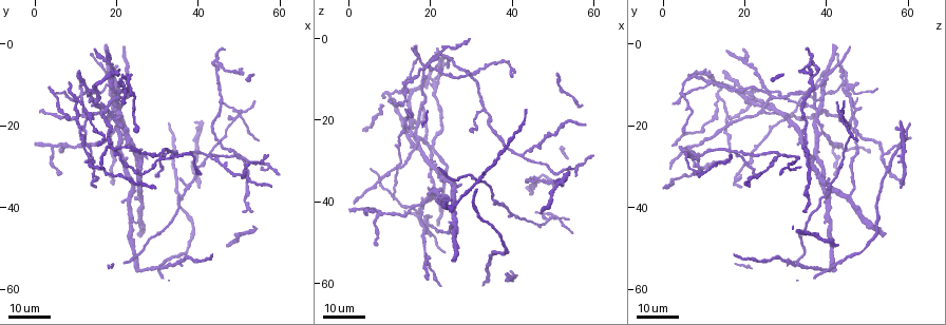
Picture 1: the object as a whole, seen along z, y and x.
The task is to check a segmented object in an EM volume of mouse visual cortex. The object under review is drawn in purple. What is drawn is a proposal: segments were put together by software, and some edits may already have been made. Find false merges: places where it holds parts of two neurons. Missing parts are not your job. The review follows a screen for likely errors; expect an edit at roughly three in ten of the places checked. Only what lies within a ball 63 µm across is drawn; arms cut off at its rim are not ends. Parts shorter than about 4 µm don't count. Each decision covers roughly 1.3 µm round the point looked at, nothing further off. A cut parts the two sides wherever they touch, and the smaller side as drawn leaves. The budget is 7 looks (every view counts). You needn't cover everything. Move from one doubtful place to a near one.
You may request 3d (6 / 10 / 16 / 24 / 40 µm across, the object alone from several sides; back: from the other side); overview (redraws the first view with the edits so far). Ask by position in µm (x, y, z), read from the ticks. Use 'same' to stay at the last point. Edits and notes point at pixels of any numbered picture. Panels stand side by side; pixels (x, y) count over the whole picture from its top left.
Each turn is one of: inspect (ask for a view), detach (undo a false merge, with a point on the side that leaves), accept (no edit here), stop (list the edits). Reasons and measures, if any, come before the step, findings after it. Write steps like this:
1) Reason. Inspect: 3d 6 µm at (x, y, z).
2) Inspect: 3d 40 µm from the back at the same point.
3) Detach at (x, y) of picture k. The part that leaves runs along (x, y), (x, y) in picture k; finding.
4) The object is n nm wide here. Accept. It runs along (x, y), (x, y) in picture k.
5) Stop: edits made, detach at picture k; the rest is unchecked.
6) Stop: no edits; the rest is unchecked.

A fork. Inspect: 3d 24 µm at (11.5, 17.5, 30.5).

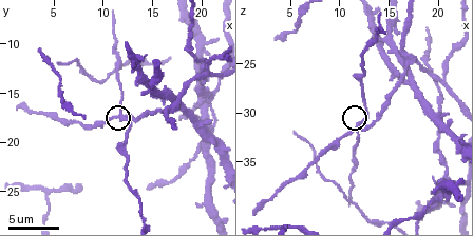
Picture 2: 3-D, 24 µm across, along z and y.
Inspect: 3d 10 µm at (12.4, 17.6, 30.8).

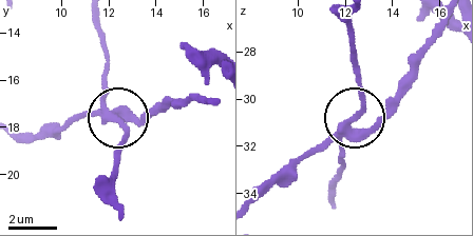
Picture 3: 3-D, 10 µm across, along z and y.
3 arms meet here. Detach at (105, 84) of picture 3. The part that leaves runs along (342, 125), (361, 98), (348, 19) in picture 3; two neurons meet here.

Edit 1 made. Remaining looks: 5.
Two arms in line, one across. Inspect: 3d 16 µm at (22.0, 9.5, 11.0).

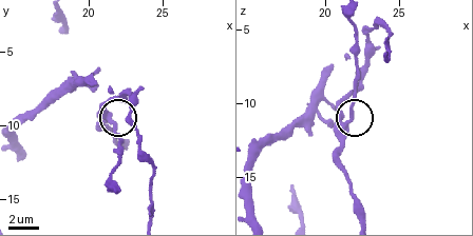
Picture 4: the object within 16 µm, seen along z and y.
Zoom in. Inspect: 3d 10 µm at (21.6, 9.8, 11.6).

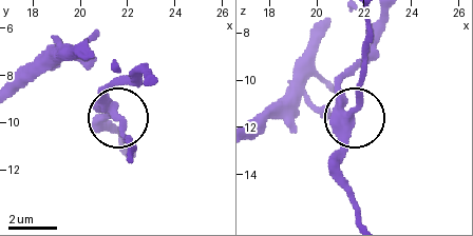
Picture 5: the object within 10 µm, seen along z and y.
The object is 340 nm wide here. Accept. It runs along (361, 218), (343, 176), (343, 128), (361, 70) in picture 5; continuous, no second neuron.

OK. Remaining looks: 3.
Arms part here. Inspect: 3d 24 µm at (42.5, 27.5, 28.5).

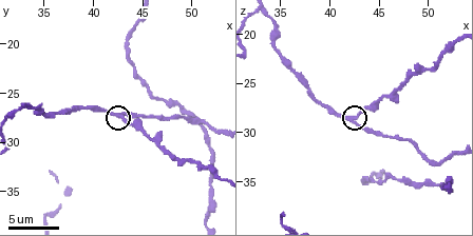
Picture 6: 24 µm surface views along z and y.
Inspect: 3d 6 µm at the same point.

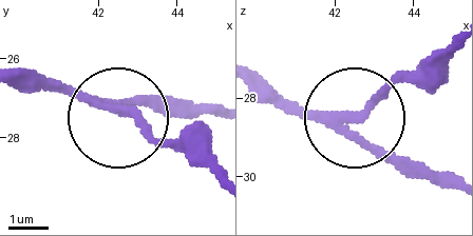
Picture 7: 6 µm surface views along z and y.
3 arms meet here. Accept. It runs along (259, 74), (299, 107), (359, 114), (427, 57) in picture 7; continuous, no second neuron.

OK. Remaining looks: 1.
Stop: edits made, detach at picture 3; the rest is unchecked.

